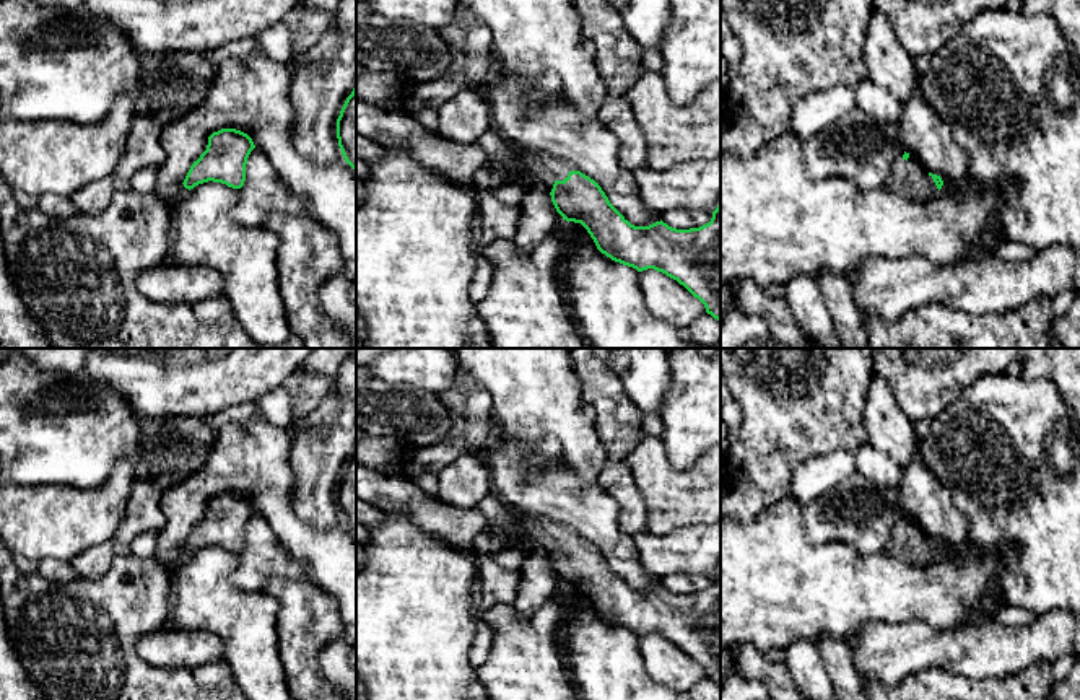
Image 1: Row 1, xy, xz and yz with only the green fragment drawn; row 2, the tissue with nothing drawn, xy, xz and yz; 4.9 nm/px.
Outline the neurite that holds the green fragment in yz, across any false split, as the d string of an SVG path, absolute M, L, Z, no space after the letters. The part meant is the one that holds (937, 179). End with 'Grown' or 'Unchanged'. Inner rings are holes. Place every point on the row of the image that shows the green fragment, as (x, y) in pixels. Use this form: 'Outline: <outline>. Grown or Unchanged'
Outline: M904 151L903 160L896 166L895 177L886 186L898 195L925 202L942 189L943 181L932 173L919 173L908 163L908 158L909 153Z. Grown

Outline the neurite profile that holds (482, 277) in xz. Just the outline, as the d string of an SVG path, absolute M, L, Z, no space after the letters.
M477 256L477 269L473 272L472 285L470 285L470 298L475 304L478 304L491 283L493 265L486 259Z

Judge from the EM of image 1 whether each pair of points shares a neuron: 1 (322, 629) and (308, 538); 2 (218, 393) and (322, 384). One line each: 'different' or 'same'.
1: different
2: different

